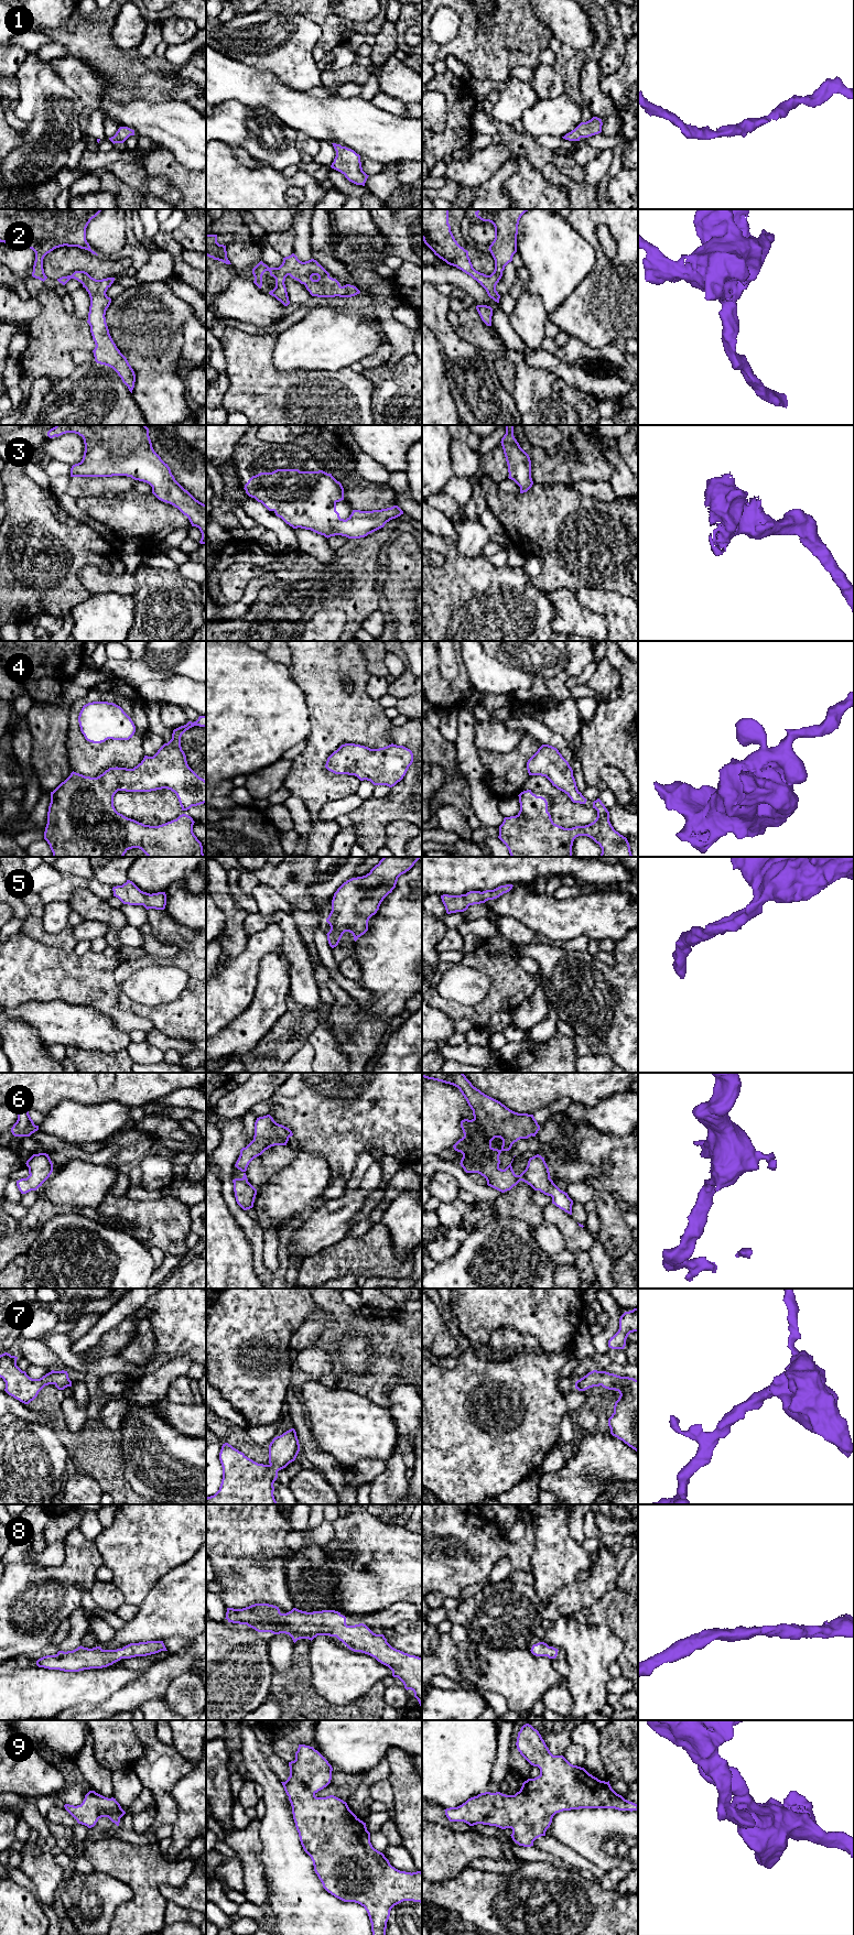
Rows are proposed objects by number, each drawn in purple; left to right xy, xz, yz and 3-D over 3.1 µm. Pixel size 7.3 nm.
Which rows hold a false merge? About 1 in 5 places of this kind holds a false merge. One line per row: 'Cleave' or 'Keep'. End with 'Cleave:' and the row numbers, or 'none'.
1: Keep
2: Keep
3: Keep
4: Keep
5: Keep
6: Keep
7: Keep
8: Keep
9: Keep
Cleave: none

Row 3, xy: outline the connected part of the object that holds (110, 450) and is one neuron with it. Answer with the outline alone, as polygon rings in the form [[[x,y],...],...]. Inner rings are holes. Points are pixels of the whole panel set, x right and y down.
[[[56,425],[47,432],[50,438],[66,433],[83,437],[85,452],[80,463],[71,468],[71,477],[127,476],[152,487],[152,493],[161,501],[170,503],[186,515],[202,533],[201,544],[206,545],[206,504],[196,500],[174,478],[170,467],[154,452],[145,425]]]

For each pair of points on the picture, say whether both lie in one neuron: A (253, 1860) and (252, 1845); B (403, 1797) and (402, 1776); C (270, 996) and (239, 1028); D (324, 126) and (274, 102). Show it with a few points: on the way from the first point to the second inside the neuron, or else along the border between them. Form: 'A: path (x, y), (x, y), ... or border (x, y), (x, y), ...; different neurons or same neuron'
A: path (252, 1857), (252, 1848); same neuron
B: path (403, 1792), (403, 1782); same neuron
C: path (265, 1003), (247, 1021); same neuron
D: path (312, 116), (287, 104); same neuron

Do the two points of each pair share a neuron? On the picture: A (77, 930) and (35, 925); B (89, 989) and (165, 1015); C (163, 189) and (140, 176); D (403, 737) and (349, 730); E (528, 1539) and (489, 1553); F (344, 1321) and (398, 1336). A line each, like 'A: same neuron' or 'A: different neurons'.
A: different neurons
B: different neurons
C: same neuron
D: different neurons
E: same neuron
F: same neuron

